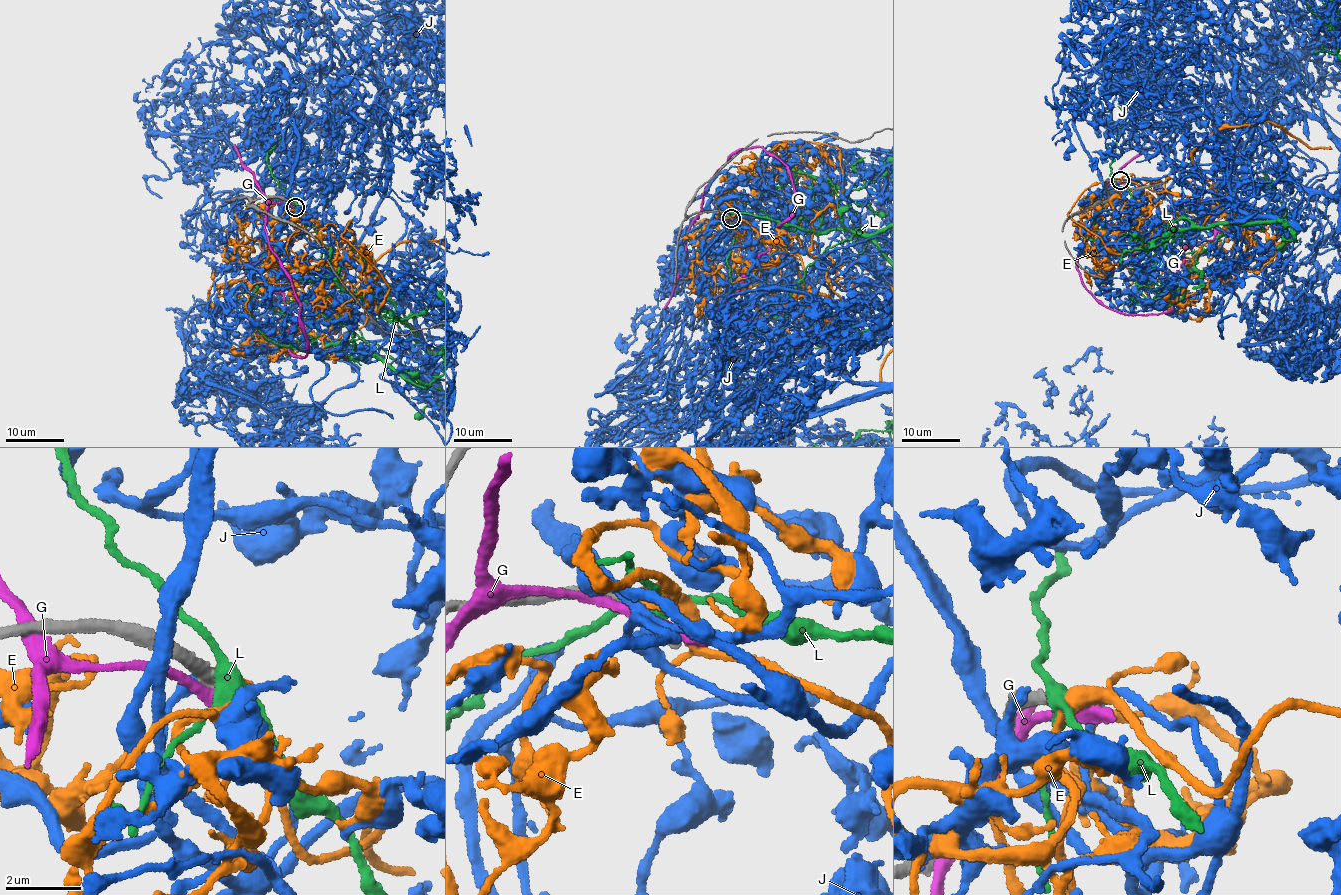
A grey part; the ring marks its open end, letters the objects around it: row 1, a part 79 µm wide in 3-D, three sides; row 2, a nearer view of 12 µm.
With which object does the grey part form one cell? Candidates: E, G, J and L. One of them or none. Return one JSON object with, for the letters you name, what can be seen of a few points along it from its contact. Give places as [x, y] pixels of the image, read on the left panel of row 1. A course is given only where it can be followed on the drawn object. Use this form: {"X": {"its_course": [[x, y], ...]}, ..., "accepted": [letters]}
{"accepted": []}

